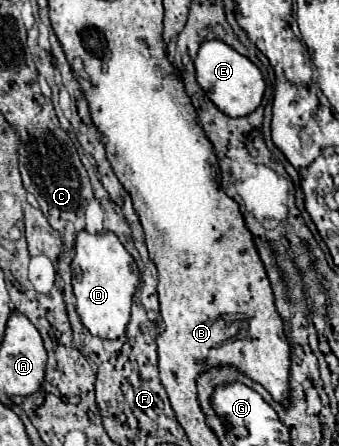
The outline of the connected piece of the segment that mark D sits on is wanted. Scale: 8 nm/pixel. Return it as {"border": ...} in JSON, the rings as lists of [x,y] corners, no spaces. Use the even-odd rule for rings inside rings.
{"border":[[[81,230],[75,240],[75,258],[71,262],[73,270],[73,294],[75,308],[83,326],[99,338],[117,338],[125,332],[129,322],[129,312],[133,304],[133,294],[139,286],[139,268],[133,256],[123,248],[113,232],[89,234]]]}

